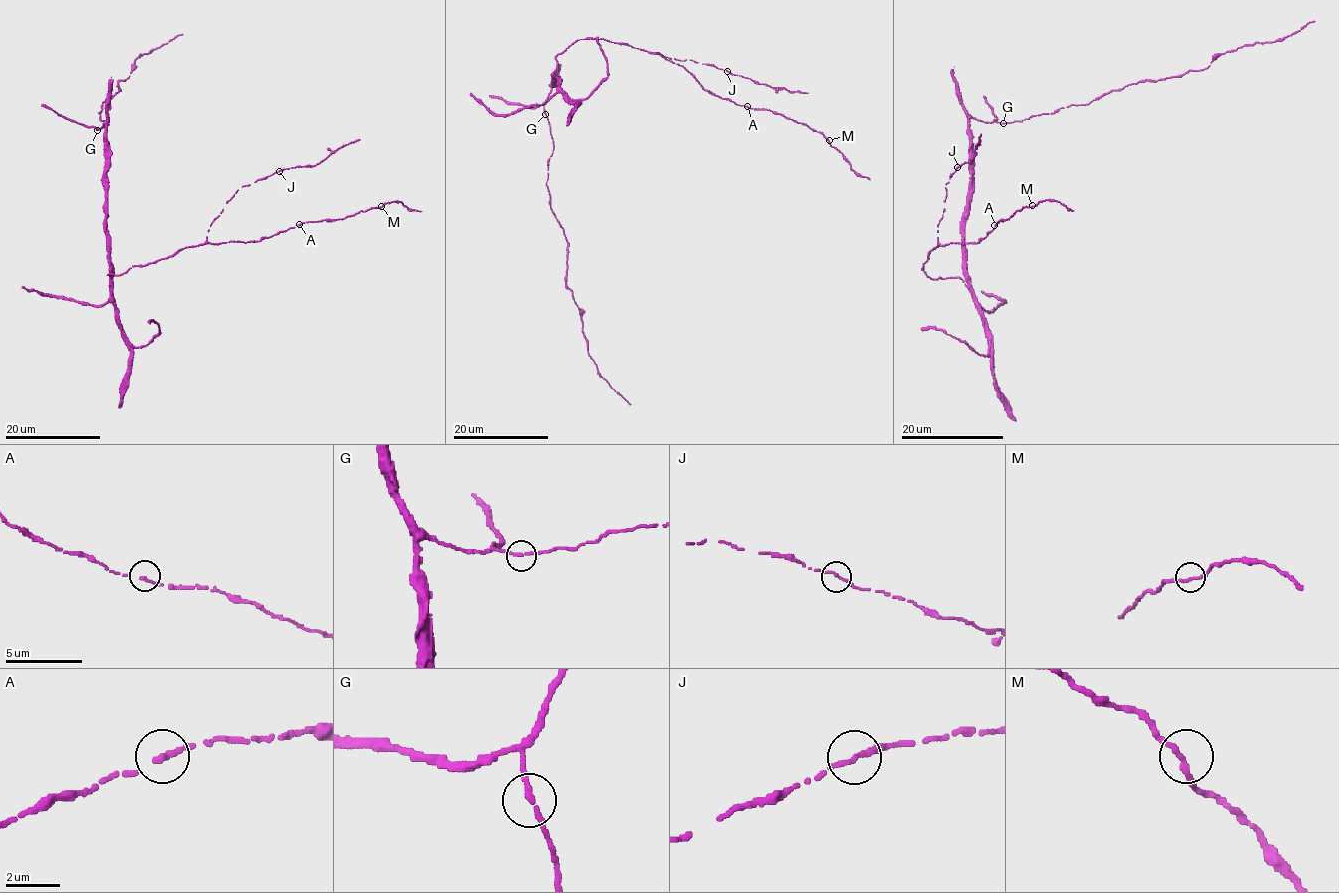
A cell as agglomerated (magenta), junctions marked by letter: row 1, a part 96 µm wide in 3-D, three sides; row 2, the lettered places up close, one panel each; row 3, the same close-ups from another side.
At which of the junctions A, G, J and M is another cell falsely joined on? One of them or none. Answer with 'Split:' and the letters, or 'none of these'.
Split: none of these

